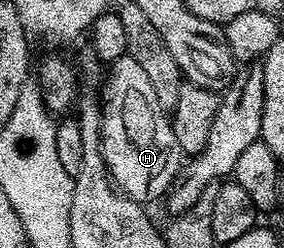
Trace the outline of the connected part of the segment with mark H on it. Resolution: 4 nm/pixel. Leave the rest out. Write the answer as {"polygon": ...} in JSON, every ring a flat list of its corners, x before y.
{"polygon":[[119,57,107,66,106,76,102,81,102,112,104,118,100,142,104,148,104,161,108,164,108,172,113,182,141,203,149,203,148,201,154,200,155,197,163,198,182,168,182,154,174,139,169,114,158,103,154,96,154,87,150,87,149,77,133,57]]}

